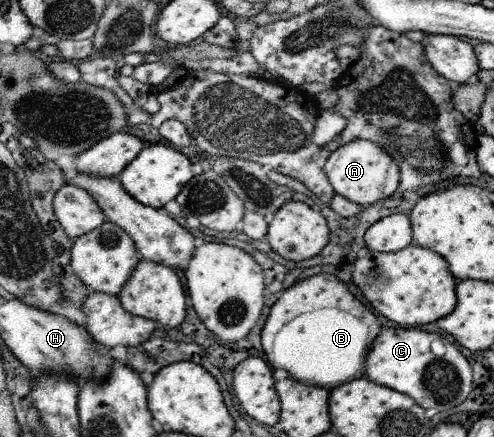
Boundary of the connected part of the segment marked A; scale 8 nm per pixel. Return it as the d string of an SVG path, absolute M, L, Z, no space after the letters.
M354 140L329 154L324 174L334 192L359 206L368 206L393 196L400 185L400 170L392 156L370 140Z

